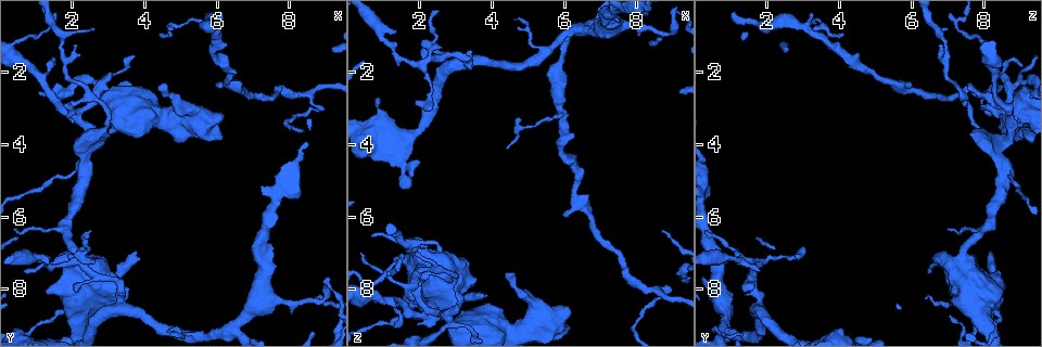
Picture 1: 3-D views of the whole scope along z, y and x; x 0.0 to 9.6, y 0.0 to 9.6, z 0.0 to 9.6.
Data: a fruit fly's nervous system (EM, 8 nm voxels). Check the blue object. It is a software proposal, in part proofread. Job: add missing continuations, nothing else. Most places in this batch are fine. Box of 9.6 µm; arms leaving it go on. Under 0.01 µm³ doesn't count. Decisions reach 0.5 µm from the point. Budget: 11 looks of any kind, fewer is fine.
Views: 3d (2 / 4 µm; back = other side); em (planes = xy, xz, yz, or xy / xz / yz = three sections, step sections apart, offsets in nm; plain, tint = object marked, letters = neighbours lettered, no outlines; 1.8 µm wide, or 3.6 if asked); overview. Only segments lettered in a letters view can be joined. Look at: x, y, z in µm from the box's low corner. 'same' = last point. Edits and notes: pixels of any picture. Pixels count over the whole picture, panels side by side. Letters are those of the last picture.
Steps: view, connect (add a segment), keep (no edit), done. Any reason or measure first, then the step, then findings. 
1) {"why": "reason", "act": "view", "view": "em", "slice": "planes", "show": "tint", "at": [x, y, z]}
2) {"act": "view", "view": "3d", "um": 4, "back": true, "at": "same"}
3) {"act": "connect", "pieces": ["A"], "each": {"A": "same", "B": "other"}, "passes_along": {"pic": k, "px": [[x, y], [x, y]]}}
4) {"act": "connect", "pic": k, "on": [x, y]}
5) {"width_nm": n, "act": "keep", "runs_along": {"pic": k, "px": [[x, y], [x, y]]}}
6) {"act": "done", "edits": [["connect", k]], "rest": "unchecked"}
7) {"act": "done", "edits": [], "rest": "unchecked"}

{"why": "four or more arms meet", "act": "view", "view": "3d", "um": 4, "at": [2.30, 7.30, 1.55]}

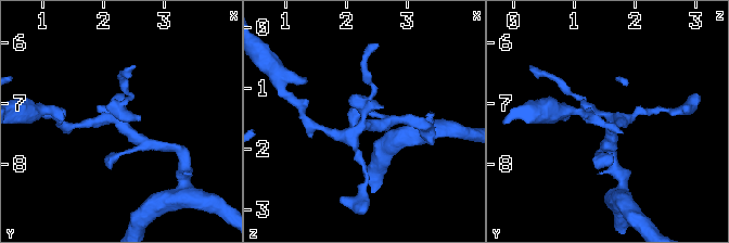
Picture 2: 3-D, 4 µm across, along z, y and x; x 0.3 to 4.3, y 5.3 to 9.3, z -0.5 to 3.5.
{"why": "shape alone is not enough", "act": "view", "view": "em", "um": 3.6, "slice": "yz", "step": 16, "show": "tint", "at": [2.30, 7.40, 1.60]}

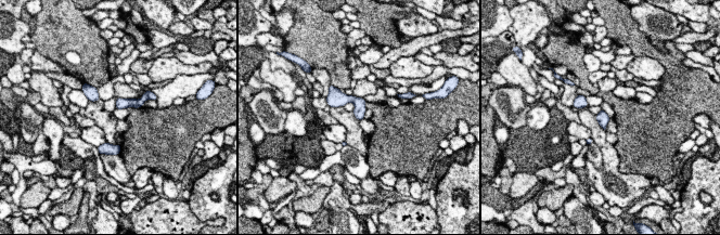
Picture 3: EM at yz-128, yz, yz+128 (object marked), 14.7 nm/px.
{"why": "another direction", "act": "view", "view": "em", "um": 3.6, "slice": "planes", "show": "letters", "at": "same"}

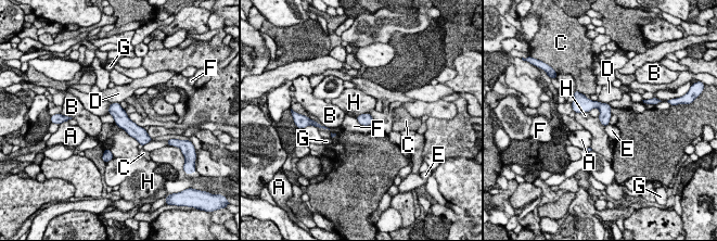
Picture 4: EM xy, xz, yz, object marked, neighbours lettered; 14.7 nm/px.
{"width_nm": 170, "act": "keep", "each": {"A": "other", "B": "other", "C": "other", "D": "other", "E": "other", "F": "other", "G": "other", "H": "other"}, "border": {"pic": 4, "px": [[115, 123], [139, 143]]}, "found": "none of them fits"}

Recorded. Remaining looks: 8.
{"why": "an open end", "act": "view", "view": "3d", "um": 4, "at": [4.50, 2.40, 7.55]}

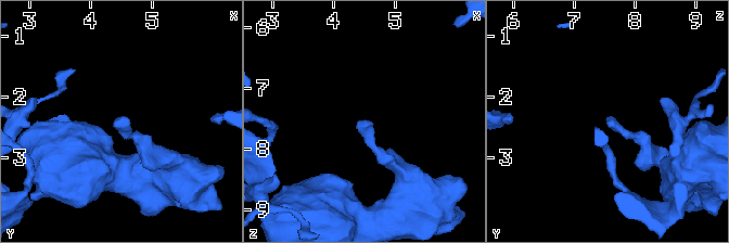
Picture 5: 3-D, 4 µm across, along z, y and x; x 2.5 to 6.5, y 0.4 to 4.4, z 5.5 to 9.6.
{"act": "view", "view": "em", "slice": "planes", "show": "letters", "at": [4.50, 2.35, 7.55]}

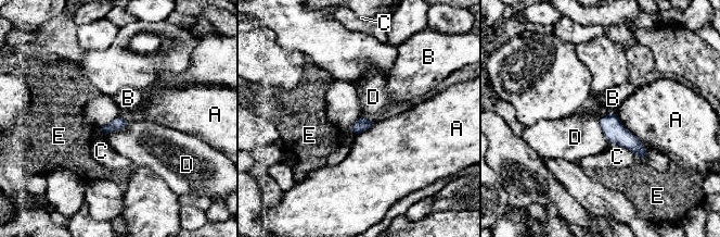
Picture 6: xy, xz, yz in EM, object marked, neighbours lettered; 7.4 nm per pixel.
{"act": "keep", "each": {"A": "other", "B": "other", "C": "other", "D": "other", "E": "other"}, "found": "no lettered segment goes on from it"}

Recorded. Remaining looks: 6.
{"why": "three arms meet", "act": "view", "view": "3d", "um": 2, "at": [2.15, 3.40, 8.70]}

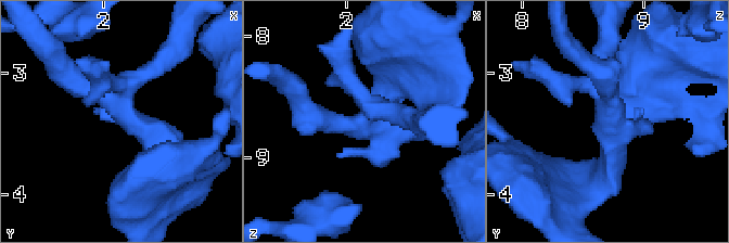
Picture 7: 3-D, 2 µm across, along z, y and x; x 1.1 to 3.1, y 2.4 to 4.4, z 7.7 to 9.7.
{"why": "need the tissue", "act": "view", "view": "em", "slice": "xz", "step": 16, "show": "tint", "at": [2.14, 3.32, 8.74]}

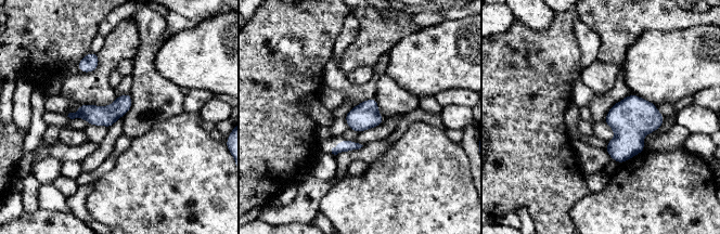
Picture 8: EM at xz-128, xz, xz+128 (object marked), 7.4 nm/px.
{"act": "view", "view": "em", "slice": "xz", "step": 16, "show": "letters", "at": "same"}

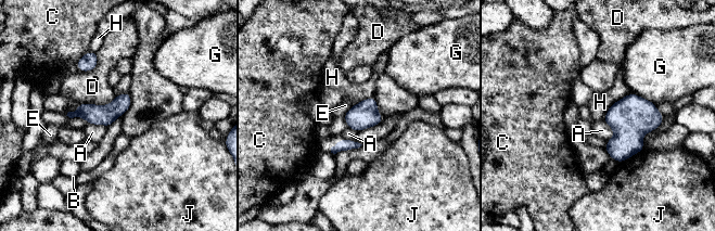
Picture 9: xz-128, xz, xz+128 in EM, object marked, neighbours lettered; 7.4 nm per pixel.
{"width_nm": 140, "longest_contact_nm": ["H", 300], "act": "keep", "each": {"A": "other", "B": "other", "C": "other", "D": "other", "E": "other", "G": "other", "H": "other", "J": "other"}, "found": "no lettered segment goes on from it"}

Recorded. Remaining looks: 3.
{"why": "an open end", "act": "view", "view": "em", "slice": "planes", "show": "letters", "at": [4.45, 1.00, 4.10]}

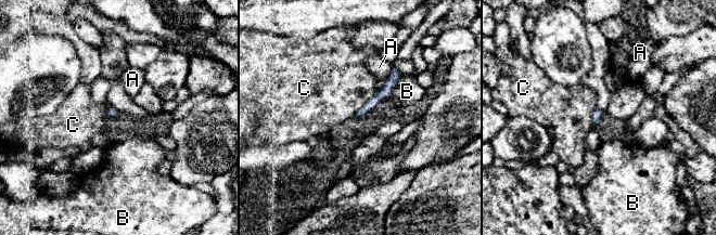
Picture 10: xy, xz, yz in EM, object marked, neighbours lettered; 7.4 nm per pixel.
{"width_nm": 60, "longest_contact_nm": ["C", 240], "act": "keep", "each": {"A": "other", "B": "other", "C": "other"}, "found": "none of them fits"}

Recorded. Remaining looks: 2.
{"act": "done", "edits": [], "rest": "unchecked"}

